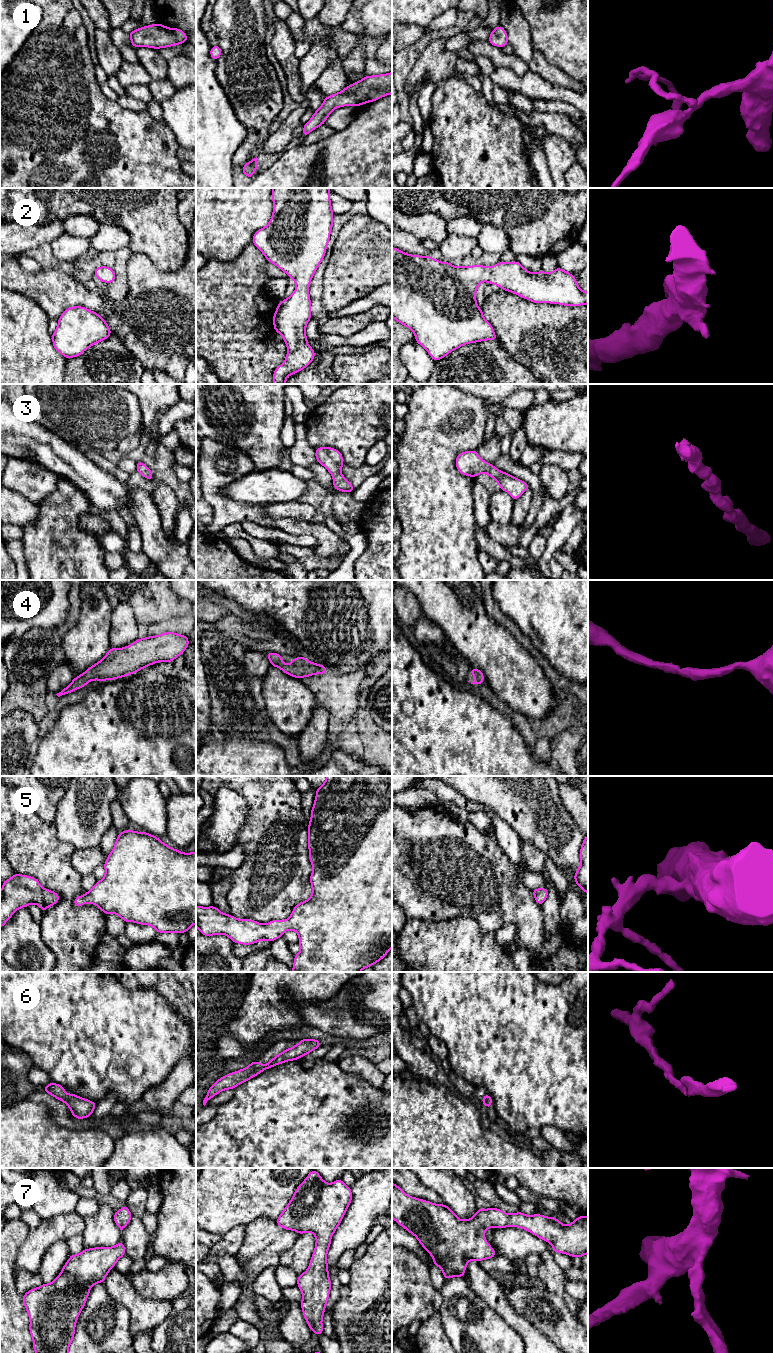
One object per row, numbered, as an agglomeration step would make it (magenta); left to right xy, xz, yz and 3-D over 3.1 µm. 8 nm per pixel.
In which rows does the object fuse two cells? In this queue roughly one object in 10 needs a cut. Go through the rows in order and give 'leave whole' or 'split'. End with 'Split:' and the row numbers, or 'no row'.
1: leave whole
2: leave whole
3: leave whole
4: leave whole
5: leave whole
6: leave whole
7: leave whole
Split: no row

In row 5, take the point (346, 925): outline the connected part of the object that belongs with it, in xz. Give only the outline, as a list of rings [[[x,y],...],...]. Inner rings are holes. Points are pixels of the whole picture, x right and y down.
[[[326,776],[326,781],[316,790],[316,798],[311,810],[308,825],[308,848],[313,872],[310,875],[312,886],[311,897],[298,903],[287,920],[272,920],[261,924],[250,919],[237,919],[219,911],[215,906],[201,907],[196,905],[196,927],[204,936],[223,934],[234,943],[243,945],[255,944],[261,940],[273,942],[282,937],[286,930],[298,933],[300,952],[294,956],[292,972],[360,972],[383,959],[392,948],[392,776]]]

